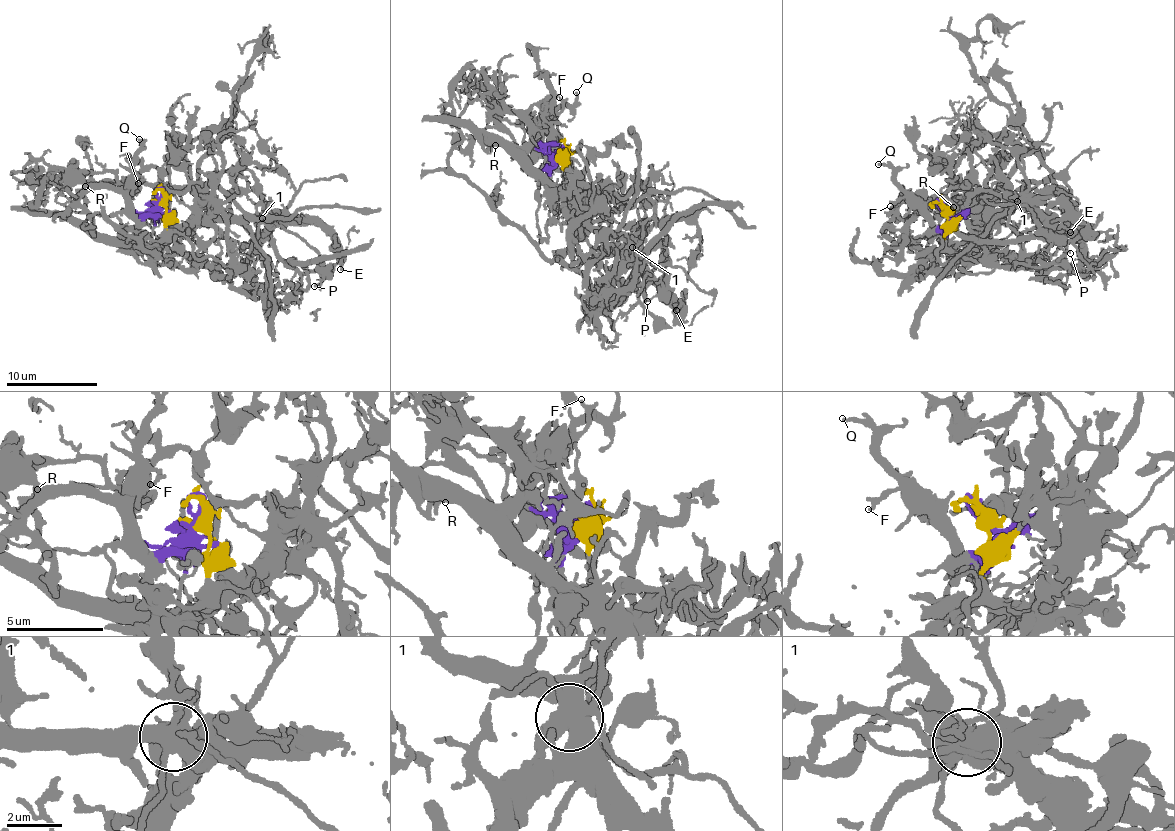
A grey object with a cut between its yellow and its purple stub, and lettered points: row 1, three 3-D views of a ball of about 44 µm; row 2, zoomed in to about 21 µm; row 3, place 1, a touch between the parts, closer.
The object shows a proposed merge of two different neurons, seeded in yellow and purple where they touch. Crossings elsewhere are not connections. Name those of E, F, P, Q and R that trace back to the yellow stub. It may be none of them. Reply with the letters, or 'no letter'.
P

